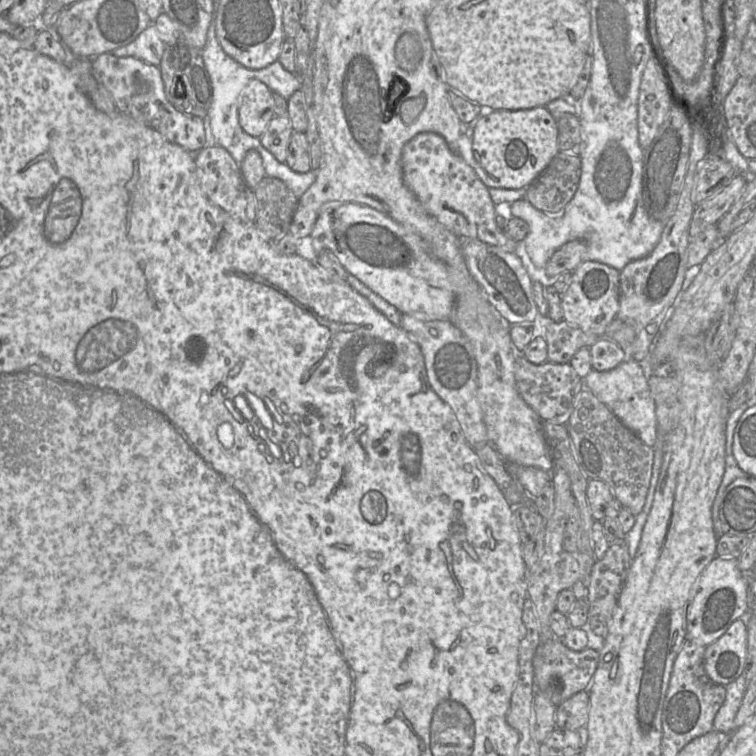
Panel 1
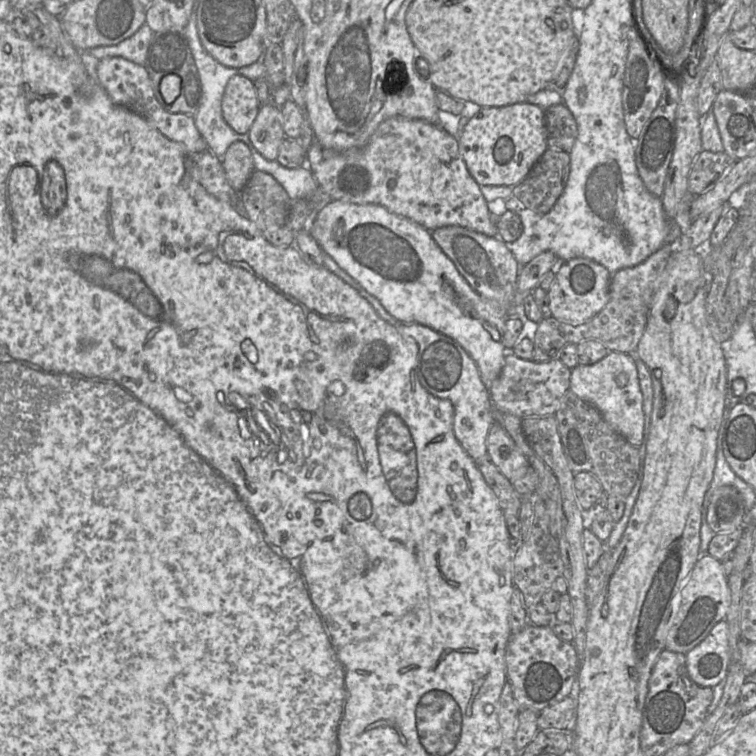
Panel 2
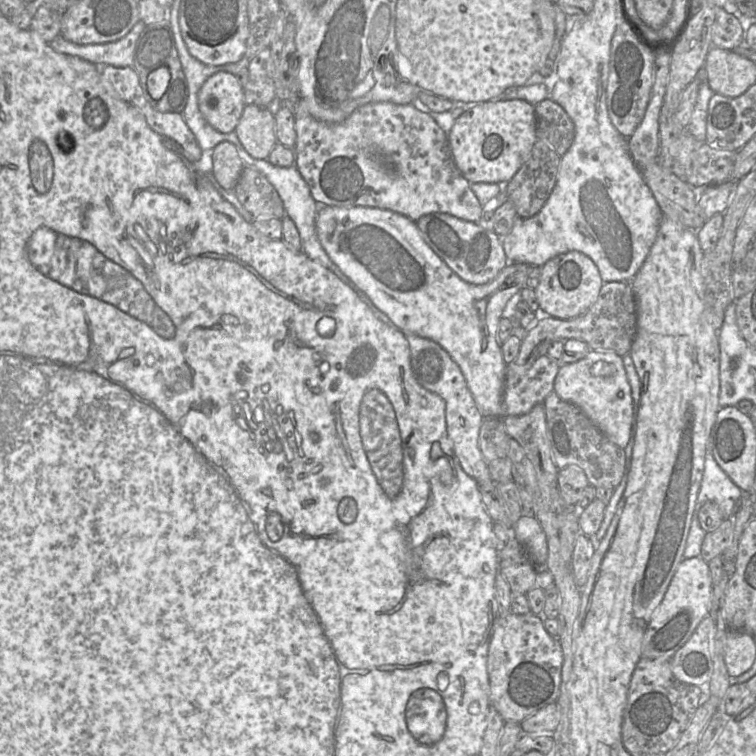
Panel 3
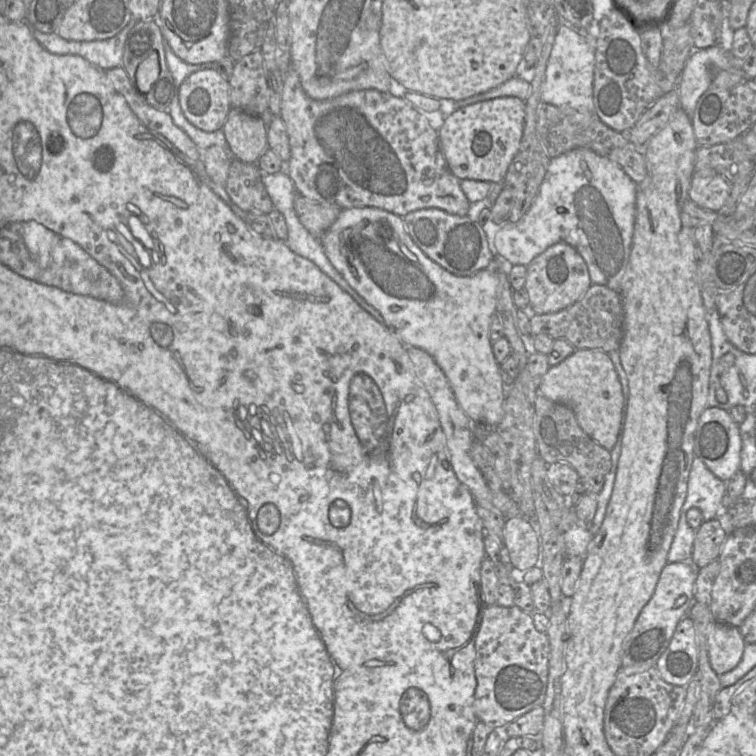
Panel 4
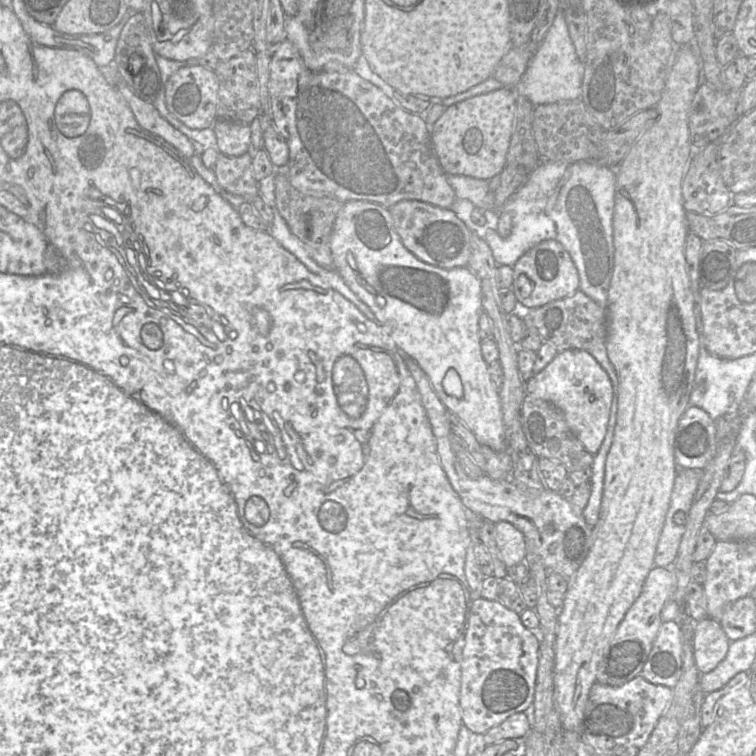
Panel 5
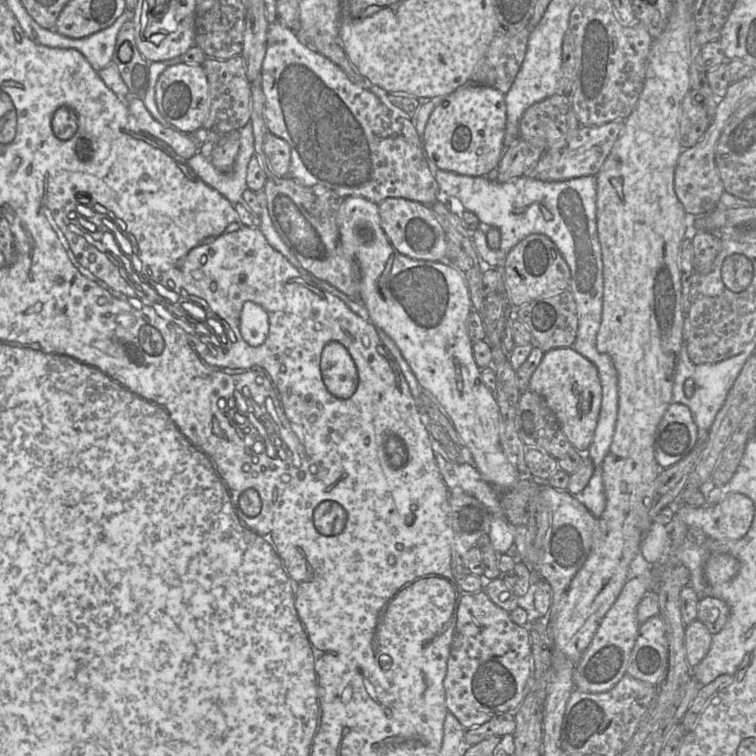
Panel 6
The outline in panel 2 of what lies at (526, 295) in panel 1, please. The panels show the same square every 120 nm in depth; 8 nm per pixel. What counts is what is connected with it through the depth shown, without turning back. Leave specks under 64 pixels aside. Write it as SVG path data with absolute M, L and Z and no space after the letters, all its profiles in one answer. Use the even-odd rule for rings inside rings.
M445 226L430 232L436 244L475 292L500 304L513 304L521 265L515 260L505 242L498 237L488 237L459 226Z

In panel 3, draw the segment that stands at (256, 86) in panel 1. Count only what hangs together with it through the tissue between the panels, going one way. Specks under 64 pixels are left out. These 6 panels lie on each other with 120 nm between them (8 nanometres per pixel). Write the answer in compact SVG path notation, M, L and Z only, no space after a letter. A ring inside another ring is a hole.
M216 72L204 82L198 92L201 114L221 133L235 131L245 106L243 86L230 72Z

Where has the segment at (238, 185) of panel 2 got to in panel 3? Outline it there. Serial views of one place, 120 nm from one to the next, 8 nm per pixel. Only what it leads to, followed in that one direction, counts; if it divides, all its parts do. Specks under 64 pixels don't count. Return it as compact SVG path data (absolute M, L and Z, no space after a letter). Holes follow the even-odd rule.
M227 141L219 143L212 152L212 174L225 190L234 190L245 165L236 147Z

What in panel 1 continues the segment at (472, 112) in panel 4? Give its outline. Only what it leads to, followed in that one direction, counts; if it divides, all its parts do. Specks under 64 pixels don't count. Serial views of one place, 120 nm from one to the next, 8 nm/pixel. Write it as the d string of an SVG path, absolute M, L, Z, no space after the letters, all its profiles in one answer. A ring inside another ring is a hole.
M545 106L494 110L474 123L471 167L488 188L526 189L559 153L557 138L556 118Z

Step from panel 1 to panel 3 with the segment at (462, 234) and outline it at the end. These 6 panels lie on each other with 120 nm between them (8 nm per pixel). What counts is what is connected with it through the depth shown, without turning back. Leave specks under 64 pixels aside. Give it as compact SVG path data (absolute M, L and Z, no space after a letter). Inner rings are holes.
M298 100L293 106L295 116L296 144L295 164L301 176L308 184L313 199L320 206L338 207L371 207L391 210L416 222L420 217L432 213L445 213L461 220L477 223L483 213L483 207L471 190L470 184L457 169L451 156L447 134L436 124L434 119L418 104L397 105L388 102L370 103L356 109L346 120L338 124L329 124L314 118L307 110L305 103Z

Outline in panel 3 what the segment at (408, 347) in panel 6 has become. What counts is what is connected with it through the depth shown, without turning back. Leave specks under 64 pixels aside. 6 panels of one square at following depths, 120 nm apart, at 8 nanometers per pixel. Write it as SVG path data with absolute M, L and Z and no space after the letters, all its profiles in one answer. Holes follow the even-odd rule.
M320 206L316 229L329 259L389 317L394 326L406 335L417 335L437 343L450 355L460 368L484 419L501 418L507 364L503 360L497 330L508 301L525 287L529 267L533 265L509 263L487 284L467 283L427 245L414 221L379 208Z

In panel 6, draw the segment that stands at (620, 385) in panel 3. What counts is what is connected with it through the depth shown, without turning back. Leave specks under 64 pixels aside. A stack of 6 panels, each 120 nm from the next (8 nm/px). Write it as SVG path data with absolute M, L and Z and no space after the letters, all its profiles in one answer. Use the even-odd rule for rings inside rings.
M571 347L549 350L532 374L528 389L546 401L573 447L586 453L594 437L602 400L596 366Z

